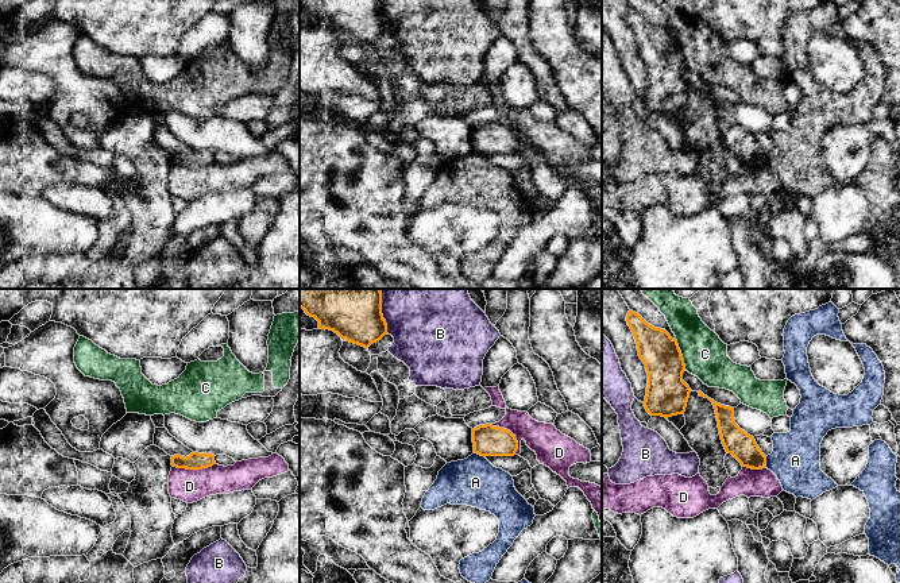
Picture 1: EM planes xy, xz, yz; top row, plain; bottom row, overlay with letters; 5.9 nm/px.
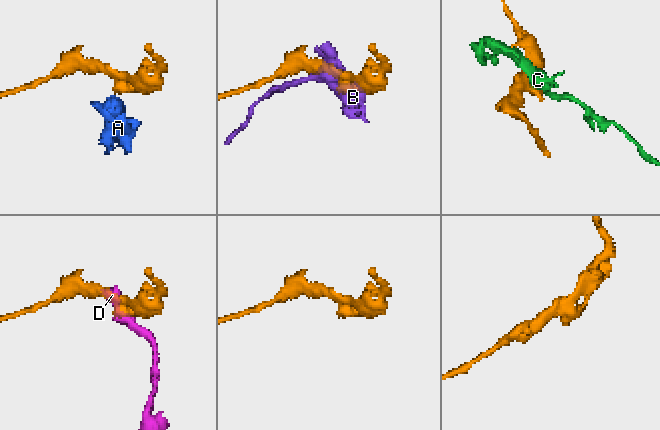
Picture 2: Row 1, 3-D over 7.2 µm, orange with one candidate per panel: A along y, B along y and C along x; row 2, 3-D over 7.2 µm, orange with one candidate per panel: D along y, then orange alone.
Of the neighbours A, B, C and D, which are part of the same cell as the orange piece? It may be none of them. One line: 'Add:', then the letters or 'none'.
Add: none

